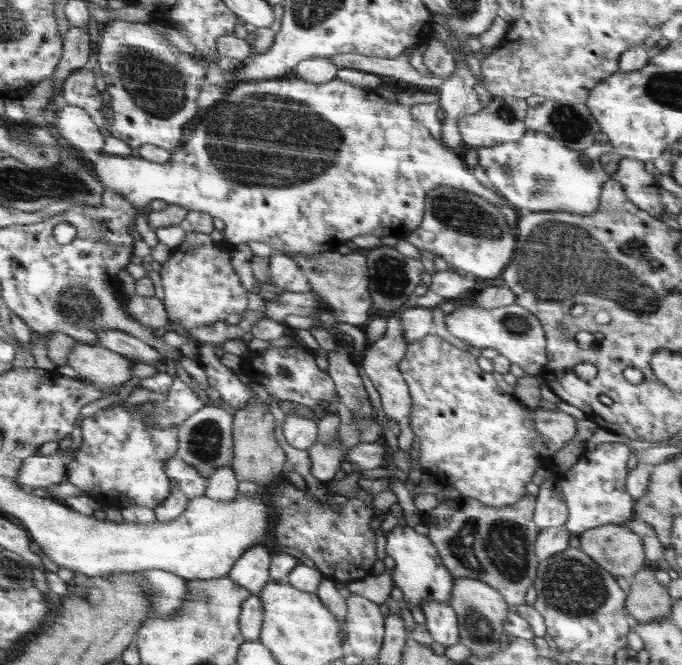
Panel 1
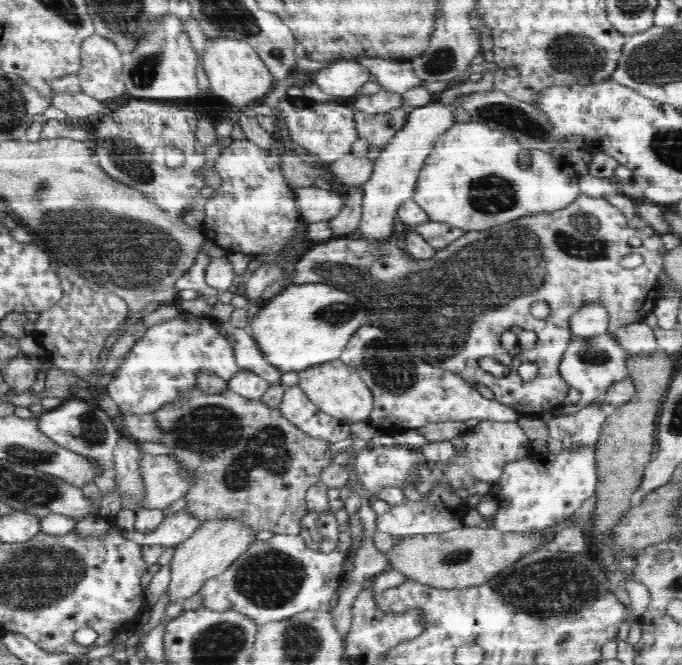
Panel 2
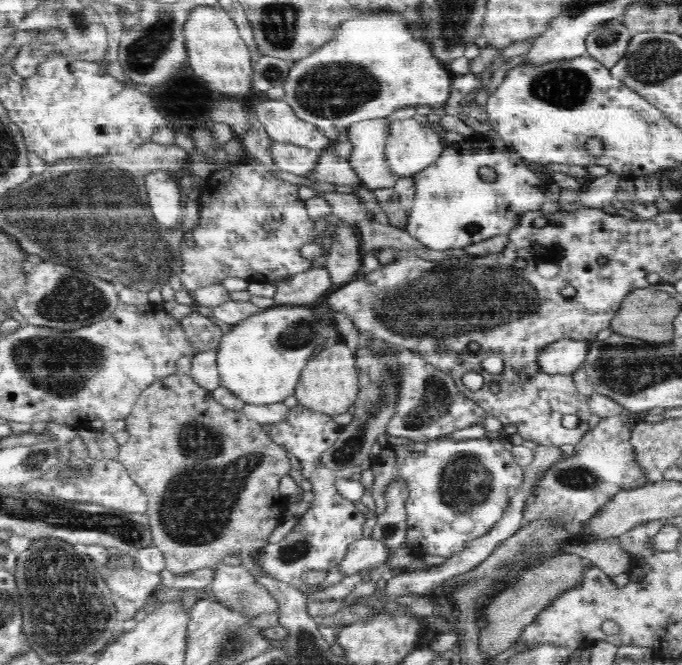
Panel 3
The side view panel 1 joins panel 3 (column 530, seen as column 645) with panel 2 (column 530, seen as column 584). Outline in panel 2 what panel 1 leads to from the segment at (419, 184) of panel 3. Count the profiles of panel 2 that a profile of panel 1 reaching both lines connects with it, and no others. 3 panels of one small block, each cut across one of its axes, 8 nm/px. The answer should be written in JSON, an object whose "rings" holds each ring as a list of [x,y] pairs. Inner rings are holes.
{"rings":[[[468,121],[468,122],[458,122],[454,124],[452,128],[448,128],[436,144],[433,146],[432,153],[428,156],[428,159],[424,162],[422,166],[417,183],[415,184],[415,189],[413,190],[413,199],[422,210],[427,212],[428,218],[432,222],[447,222],[452,226],[462,228],[465,231],[472,230],[486,230],[492,228],[492,226],[503,225],[504,222],[510,222],[512,220],[517,220],[522,218],[522,216],[528,216],[528,214],[536,213],[551,213],[555,210],[562,210],[566,206],[571,205],[572,202],[576,200],[581,194],[581,188],[579,187],[579,181],[583,178],[579,176],[574,169],[570,166],[563,156],[557,157],[555,154],[549,154],[549,152],[544,152],[543,150],[529,149],[526,150],[517,138],[514,138],[512,134],[502,130],[496,130],[489,127],[480,121]]]}

